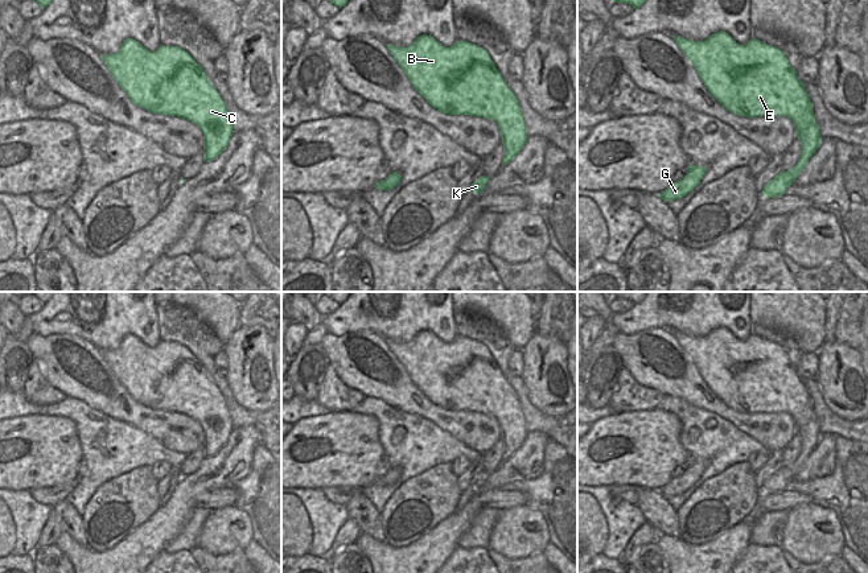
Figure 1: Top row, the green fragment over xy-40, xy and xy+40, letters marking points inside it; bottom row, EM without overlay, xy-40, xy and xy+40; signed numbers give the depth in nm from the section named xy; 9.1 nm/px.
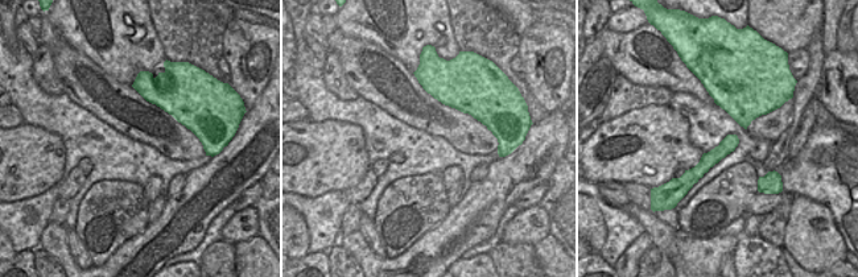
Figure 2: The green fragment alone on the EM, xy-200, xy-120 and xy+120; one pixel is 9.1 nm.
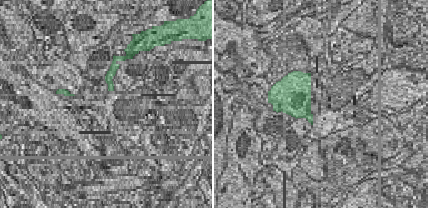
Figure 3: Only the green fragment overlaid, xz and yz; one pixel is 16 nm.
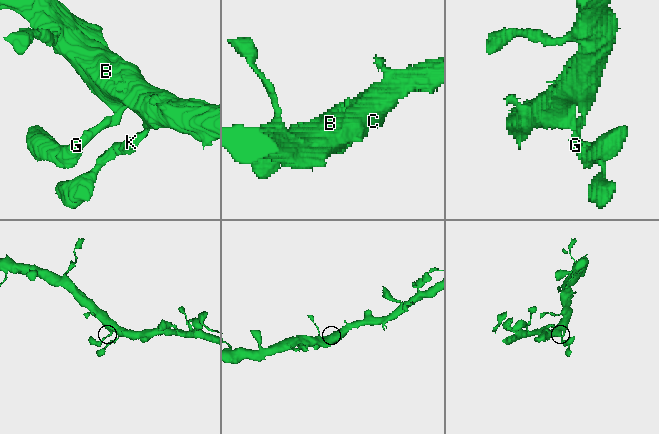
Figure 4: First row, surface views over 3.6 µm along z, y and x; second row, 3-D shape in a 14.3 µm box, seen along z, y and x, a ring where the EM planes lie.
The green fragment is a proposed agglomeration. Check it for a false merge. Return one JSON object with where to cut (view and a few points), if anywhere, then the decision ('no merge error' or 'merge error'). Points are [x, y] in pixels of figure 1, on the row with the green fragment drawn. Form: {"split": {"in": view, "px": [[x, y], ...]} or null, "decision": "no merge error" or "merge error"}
{"split": null, "decision": "no merge error"}

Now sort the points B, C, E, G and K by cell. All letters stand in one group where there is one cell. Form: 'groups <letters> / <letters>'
groups B C E G K

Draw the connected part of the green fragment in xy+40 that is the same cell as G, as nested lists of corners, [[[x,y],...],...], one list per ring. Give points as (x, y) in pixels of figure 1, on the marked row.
[[[691,164],[687,169],[686,176],[678,182],[672,182],[662,194],[659,194],[659,197],[665,202],[680,199],[691,193],[700,184],[704,174],[704,166],[696,166]]]

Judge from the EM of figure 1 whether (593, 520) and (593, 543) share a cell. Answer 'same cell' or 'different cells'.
same cell

